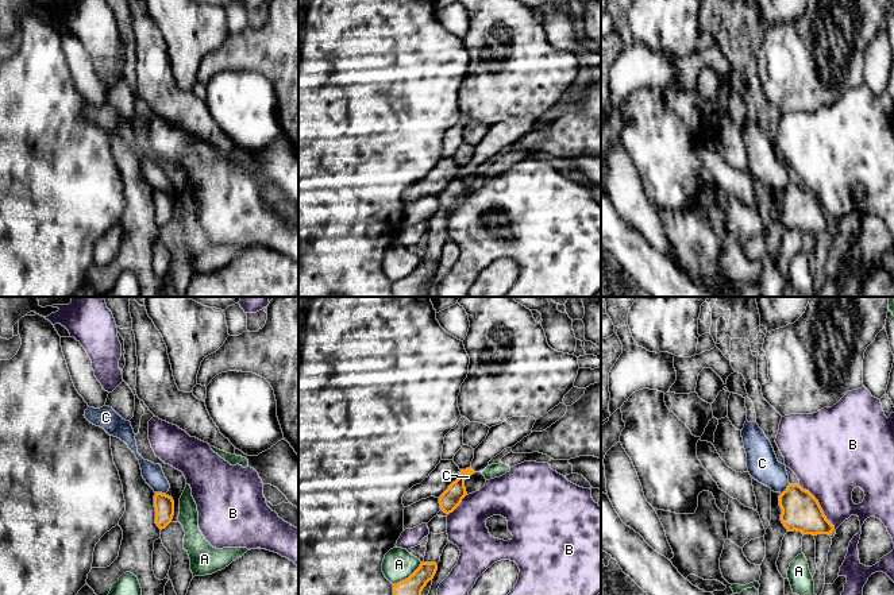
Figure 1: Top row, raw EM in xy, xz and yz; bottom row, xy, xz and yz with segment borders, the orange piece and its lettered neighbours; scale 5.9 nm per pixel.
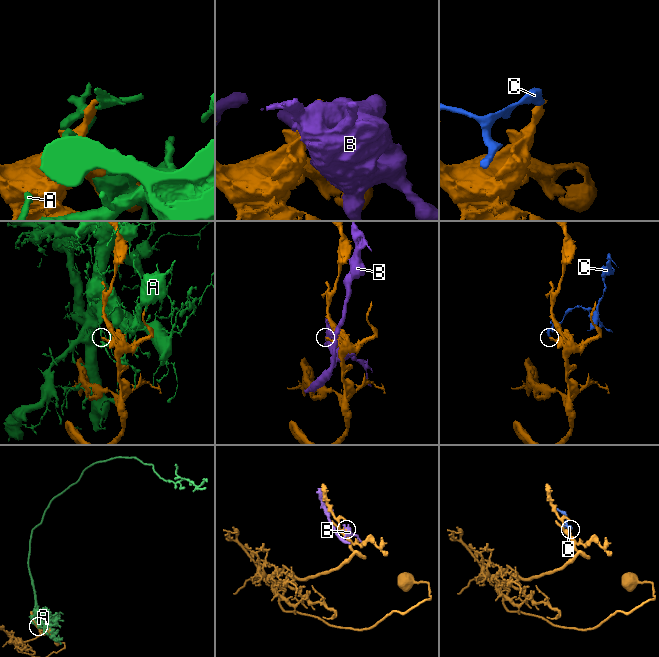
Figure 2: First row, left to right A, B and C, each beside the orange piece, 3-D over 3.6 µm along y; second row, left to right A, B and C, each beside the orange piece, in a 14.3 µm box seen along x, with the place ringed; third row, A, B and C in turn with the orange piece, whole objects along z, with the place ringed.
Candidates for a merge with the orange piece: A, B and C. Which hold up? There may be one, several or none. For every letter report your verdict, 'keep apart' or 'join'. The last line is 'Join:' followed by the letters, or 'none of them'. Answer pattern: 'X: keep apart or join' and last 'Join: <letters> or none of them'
A: keep apart
B: keep apart
C: keep apart
Join: none of them

